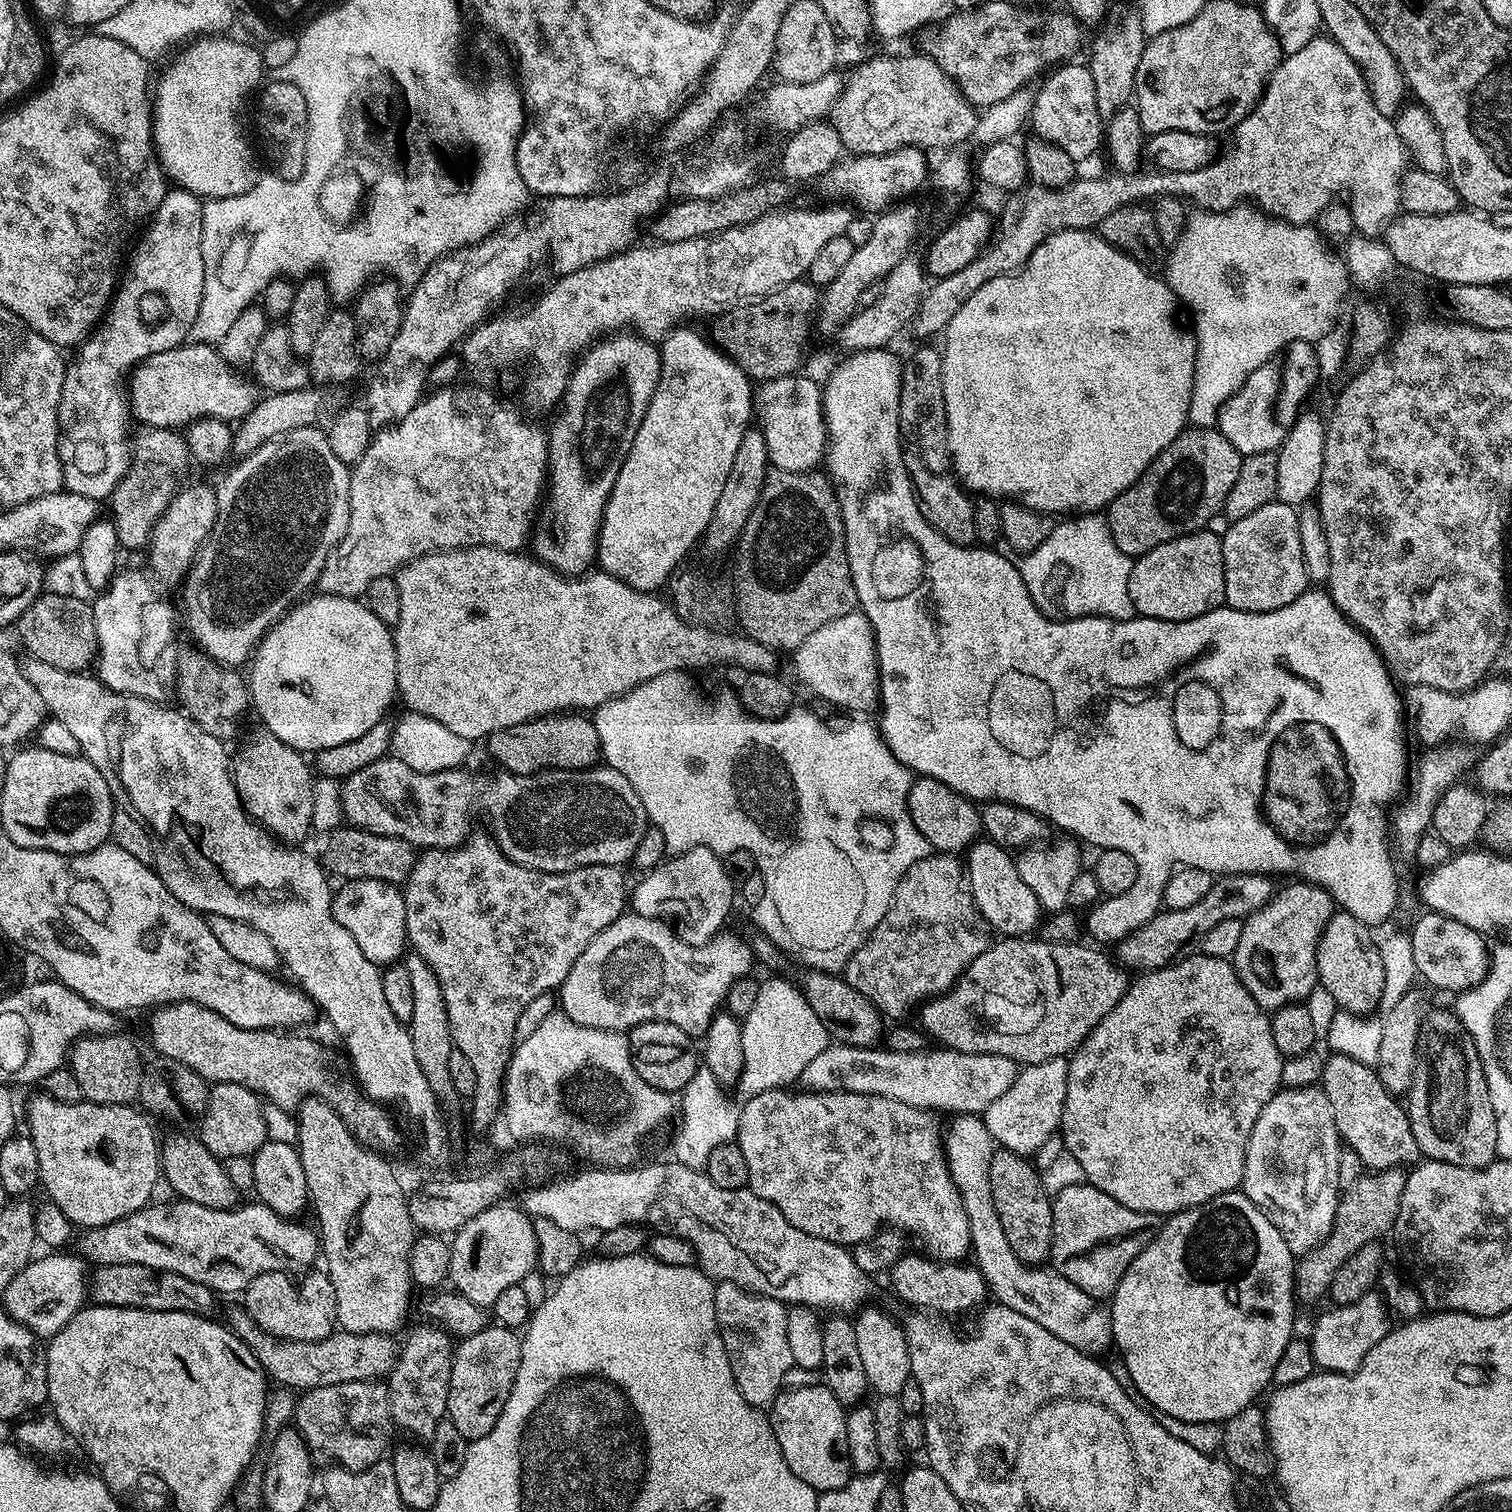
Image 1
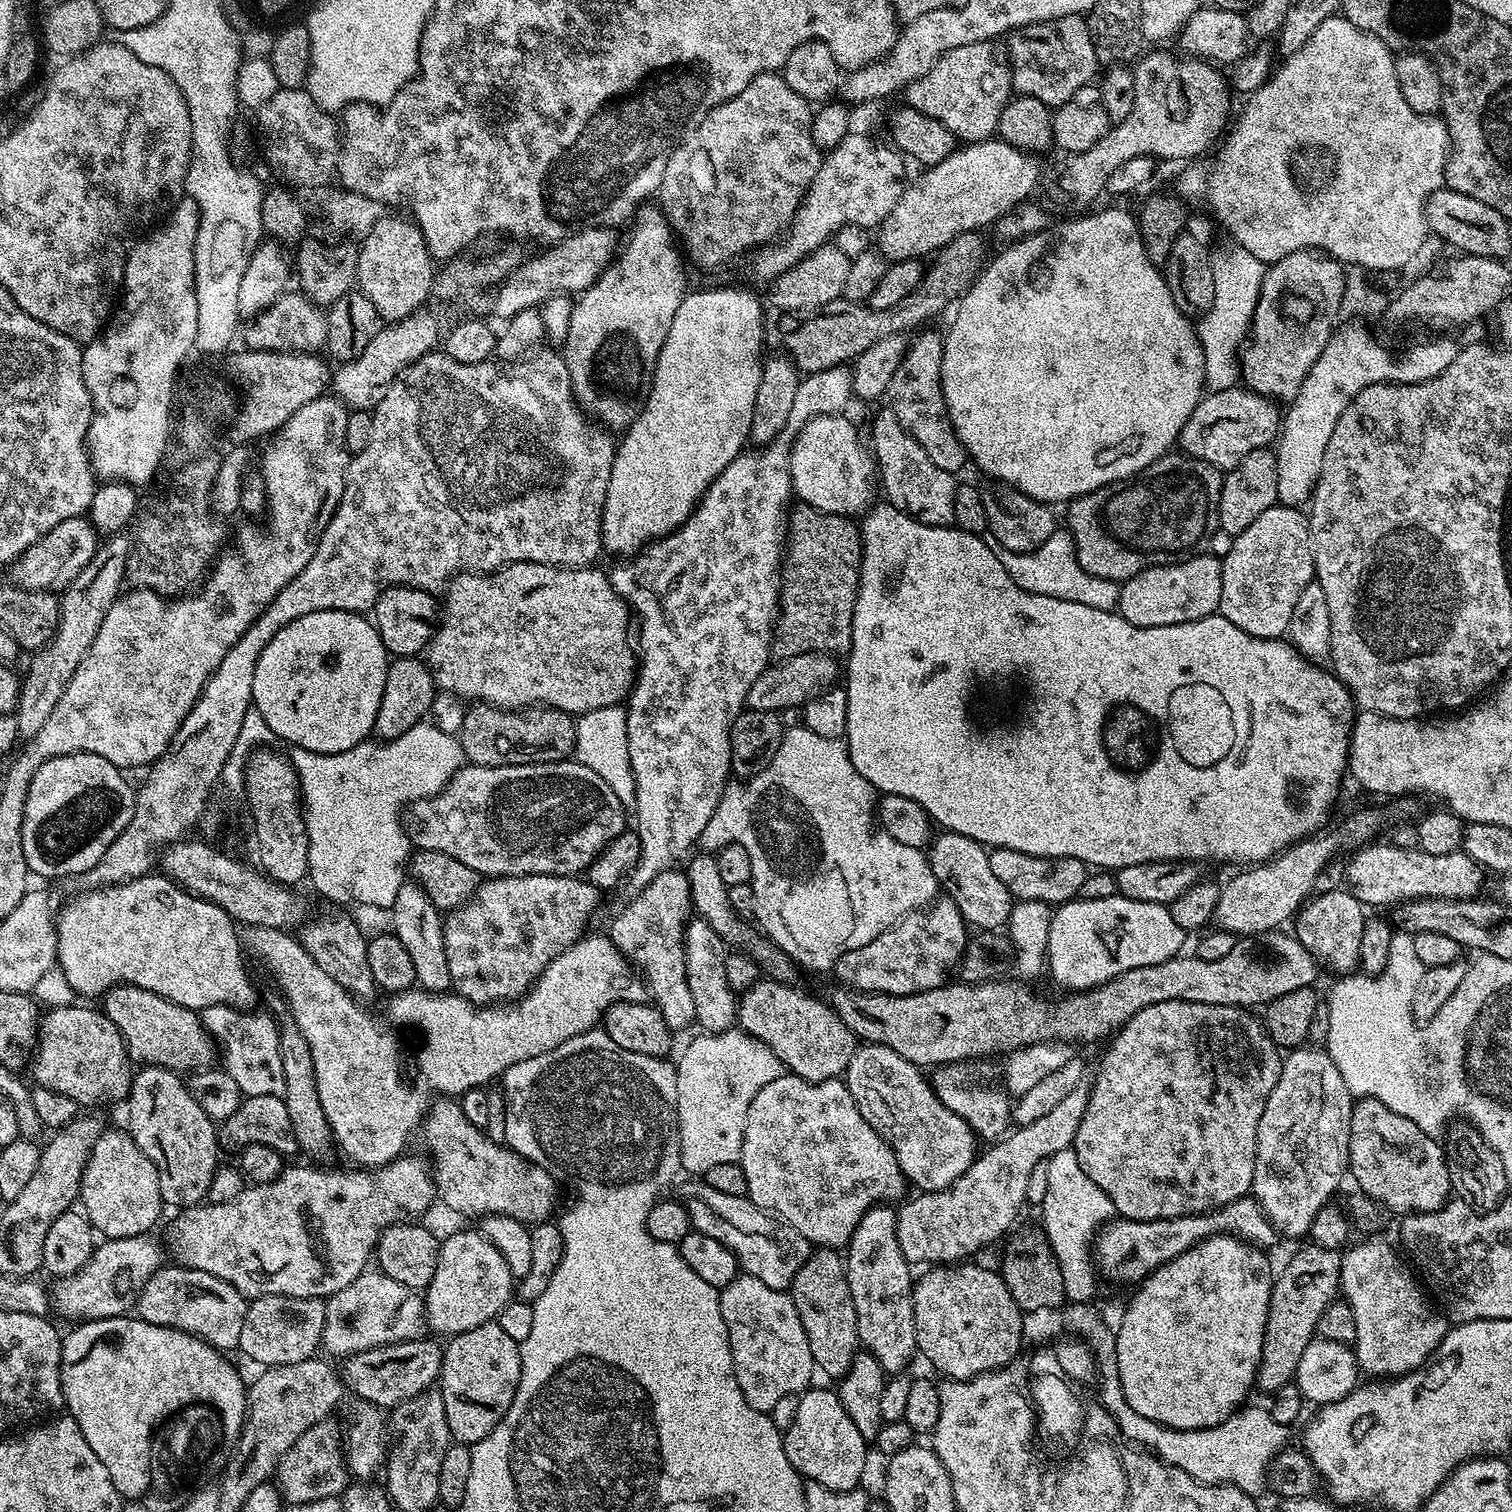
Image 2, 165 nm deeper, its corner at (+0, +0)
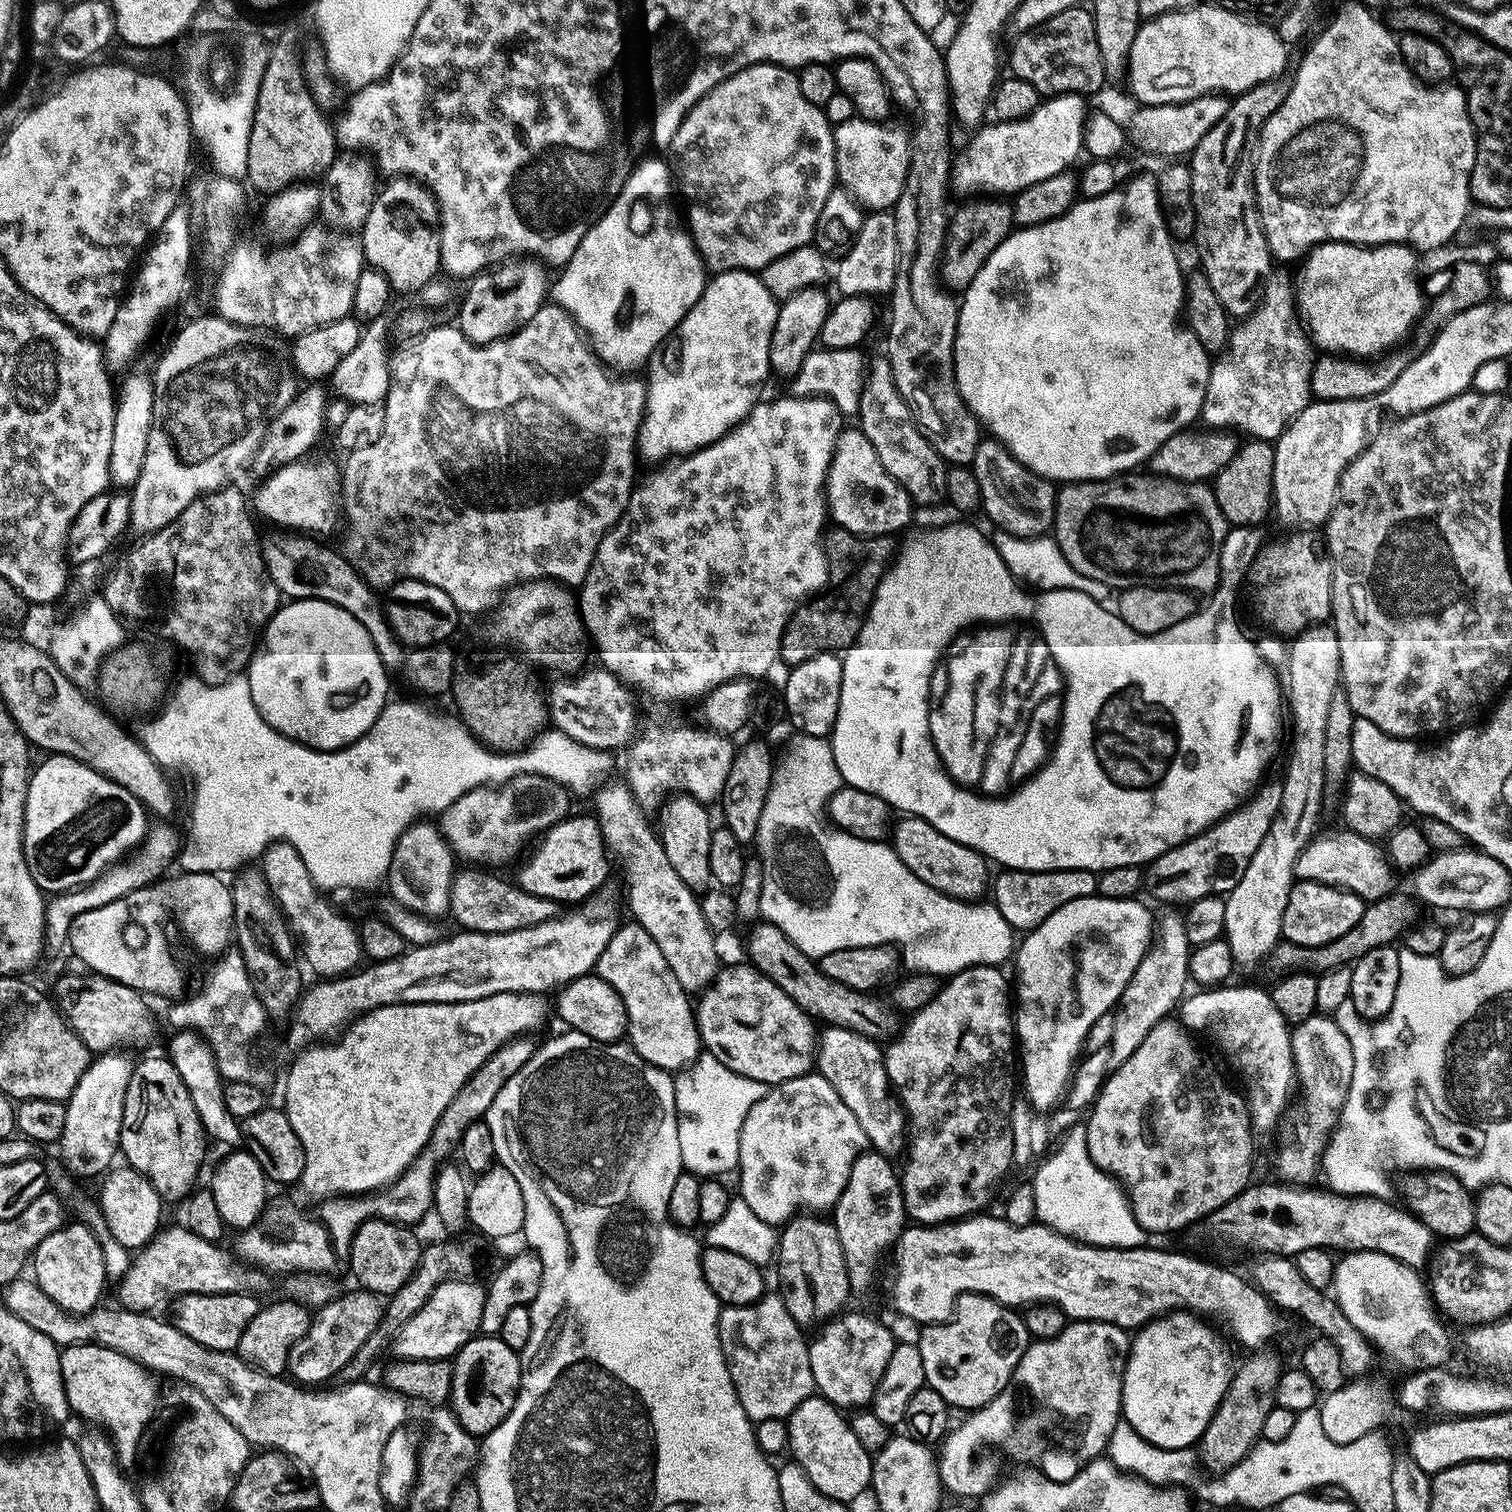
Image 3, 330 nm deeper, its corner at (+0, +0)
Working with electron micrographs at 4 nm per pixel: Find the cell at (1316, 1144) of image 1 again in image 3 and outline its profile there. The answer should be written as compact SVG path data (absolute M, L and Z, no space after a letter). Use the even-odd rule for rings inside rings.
M1313 1014L1299 1021L1291 1029L1292 1057L1296 1063L1296 1078L1298 1088L1304 1091L1304 1117L1300 1125L1292 1132L1288 1145L1280 1152L1280 1172L1285 1181L1308 1182L1312 1171L1317 1171L1318 1161L1322 1156L1322 1149L1328 1143L1328 1137L1332 1135L1337 1124L1340 1123L1340 1112L1344 1109L1344 1103L1350 1090L1350 1082L1354 1074L1354 1054L1350 1050L1350 1042L1346 1034L1336 1025L1335 1019L1328 1014Z

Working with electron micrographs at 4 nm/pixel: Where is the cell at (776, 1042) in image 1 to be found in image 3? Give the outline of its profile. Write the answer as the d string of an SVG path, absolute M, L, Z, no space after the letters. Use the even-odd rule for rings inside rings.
M706 1050L675 1077L675 1082L681 1165L701 1178L724 1178L727 1172L735 1173L740 1162L742 1122L746 1122L750 1106L768 1093L769 1085L734 1074Z

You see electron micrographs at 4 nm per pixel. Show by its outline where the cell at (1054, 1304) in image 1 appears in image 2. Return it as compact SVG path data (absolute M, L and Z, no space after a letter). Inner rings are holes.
M864 1044L857 1047L851 1056L844 1081L862 1118L891 1146L905 1181L911 1187L913 1184L916 1190L941 1192L943 1188L949 1188L972 1165L978 1150L978 1138L960 1115L954 1114L937 1098L929 1081L920 1072L917 1065L908 1062L891 1048L881 1044Z

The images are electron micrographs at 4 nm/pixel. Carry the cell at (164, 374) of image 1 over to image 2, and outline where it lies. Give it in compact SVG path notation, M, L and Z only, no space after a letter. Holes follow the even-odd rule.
M244 350L244 353L233 362L232 368L238 379L244 383L248 397L239 405L234 416L236 425L232 428L233 441L252 442L259 436L271 437L279 432L280 427L287 422L306 402L325 395L330 384L330 368L319 360L319 355L299 352L254 352Z

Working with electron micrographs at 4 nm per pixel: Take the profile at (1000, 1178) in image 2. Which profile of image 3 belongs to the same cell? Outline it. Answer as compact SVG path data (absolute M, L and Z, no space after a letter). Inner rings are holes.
M1164 910L1155 921L1154 939L1148 945L1148 952L1142 962L1138 962L1138 970L1134 970L1114 1012L1116 1021L1110 1045L1110 1060L1113 1065L1126 1062L1126 1058L1130 1058L1130 1054L1134 1054L1138 1046L1142 1046L1142 1038L1146 1038L1146 1034L1150 1034L1150 1030L1158 1022L1177 1011L1180 1001L1189 991L1189 951L1183 915L1179 911L1176 913L1176 910Z

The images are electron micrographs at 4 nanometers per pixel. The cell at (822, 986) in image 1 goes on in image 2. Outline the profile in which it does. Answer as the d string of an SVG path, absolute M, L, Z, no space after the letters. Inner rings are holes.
M693 855L691 857L693 860L689 862L688 868L686 867L686 875L688 885L690 886L690 896L692 898L692 907L695 915L699 917L699 919L707 922L710 926L710 930L714 930L714 934L718 934L718 938L723 940L725 945L731 946L736 950L743 950L747 953L749 958L757 964L761 973L763 973L767 979L781 982L795 981L796 972L798 973L796 961L791 960L770 937L757 931L745 917L736 915L736 912L730 906L726 882L722 882L721 876L718 875L715 855L699 855L700 856Z

